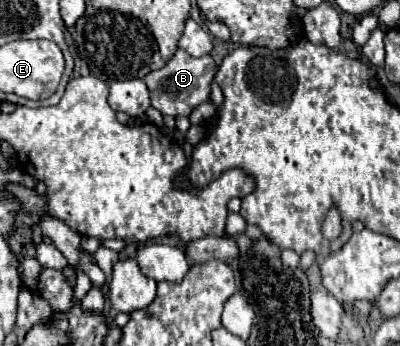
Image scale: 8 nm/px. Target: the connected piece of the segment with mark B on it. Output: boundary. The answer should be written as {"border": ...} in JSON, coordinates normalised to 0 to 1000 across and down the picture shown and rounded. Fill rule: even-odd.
{"border":[[[440,142],[430,171],[390,205],[375,205],[360,228],[380,275],[380,309],[390,309],[405,332],[475,332],[490,303],[525,280],[525,234],[540,217],[540,188],[525,159],[475,165],[460,142]]]}

